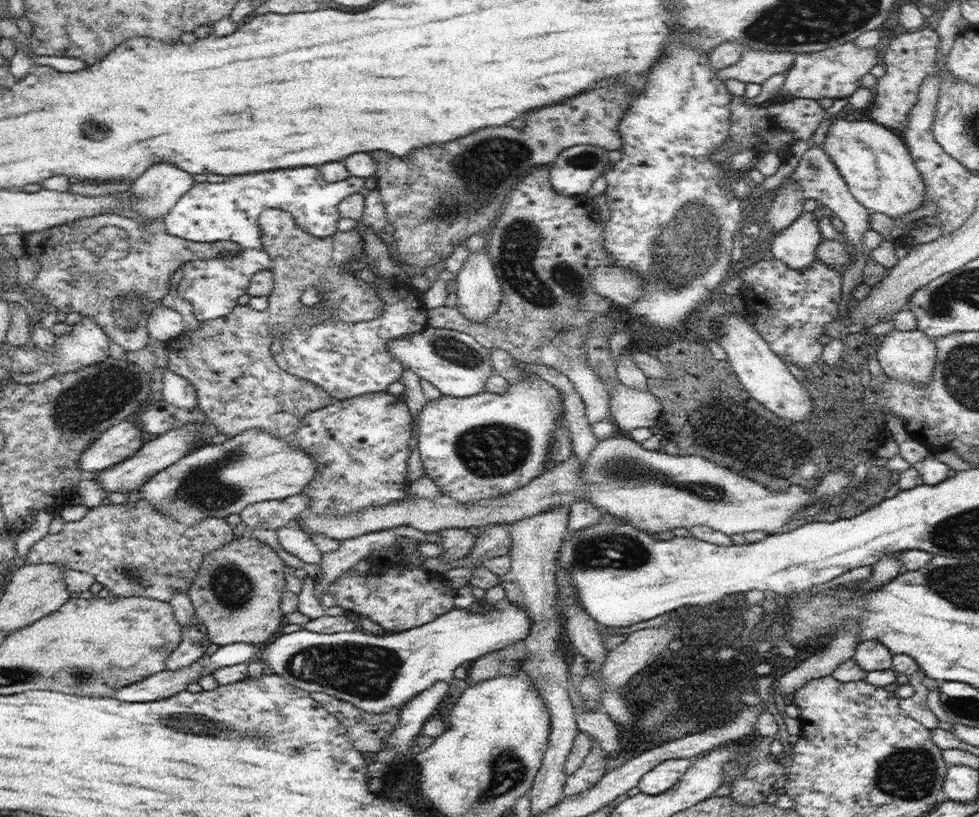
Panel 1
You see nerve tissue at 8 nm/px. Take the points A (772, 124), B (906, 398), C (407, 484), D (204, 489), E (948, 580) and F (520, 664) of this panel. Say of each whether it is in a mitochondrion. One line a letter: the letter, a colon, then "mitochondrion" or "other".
A: other
B: other
C: other
D: mitochondrion
E: mitochondrion
F: other

